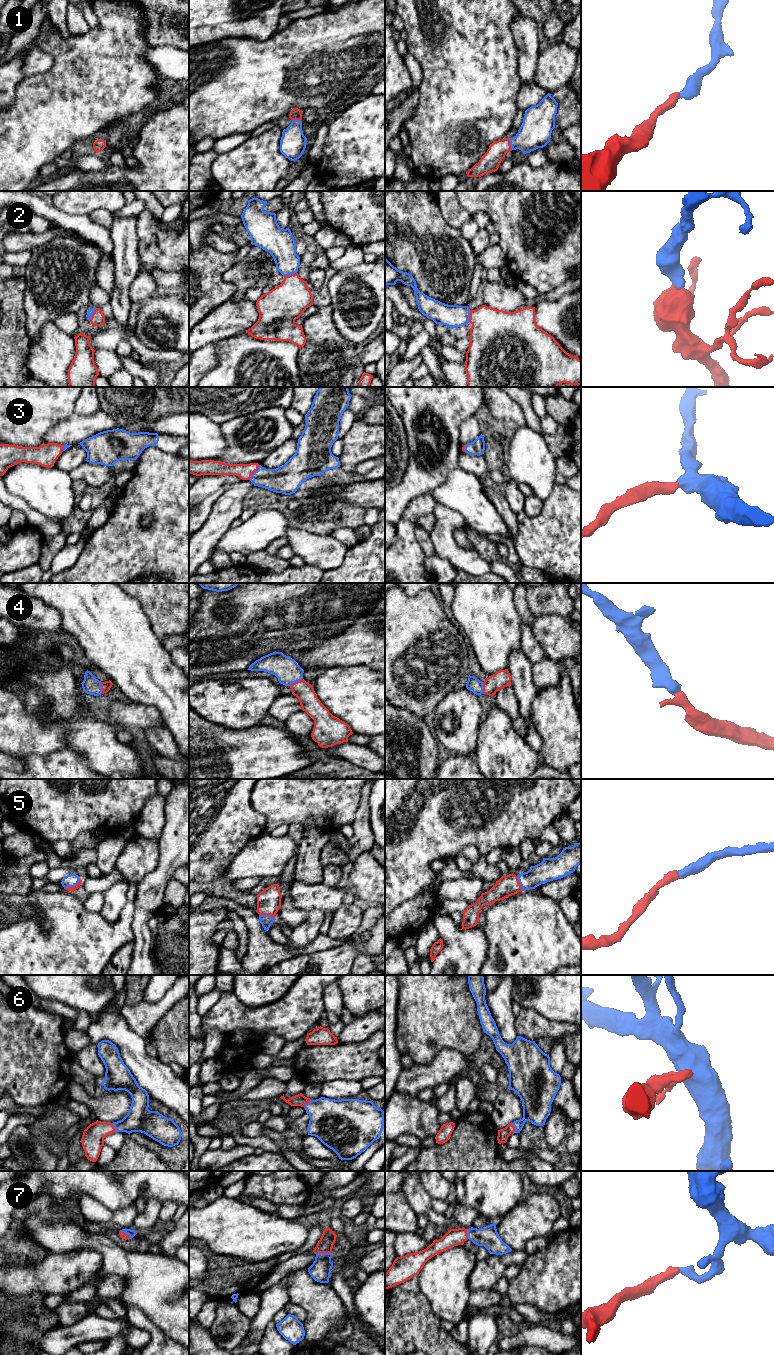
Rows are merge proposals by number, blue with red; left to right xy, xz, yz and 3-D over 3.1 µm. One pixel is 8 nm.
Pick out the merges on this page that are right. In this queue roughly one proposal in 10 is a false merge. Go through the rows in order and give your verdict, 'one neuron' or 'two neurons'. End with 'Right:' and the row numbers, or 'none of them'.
1: one neuron
2: one neuron
3: one neuron
4: one neuron
5: one neuron
6: one neuron
7: one neuron
Right: 1, 2, 3, 4, 5, 6, 7

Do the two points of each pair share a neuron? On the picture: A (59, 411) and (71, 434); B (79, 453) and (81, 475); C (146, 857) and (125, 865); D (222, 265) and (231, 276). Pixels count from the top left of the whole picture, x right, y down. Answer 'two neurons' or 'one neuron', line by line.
A: two neurons
B: two neurons
C: one neuron
D: two neurons

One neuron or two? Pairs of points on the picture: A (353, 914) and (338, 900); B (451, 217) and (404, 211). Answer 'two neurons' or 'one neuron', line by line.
A: two neurons
B: two neurons

